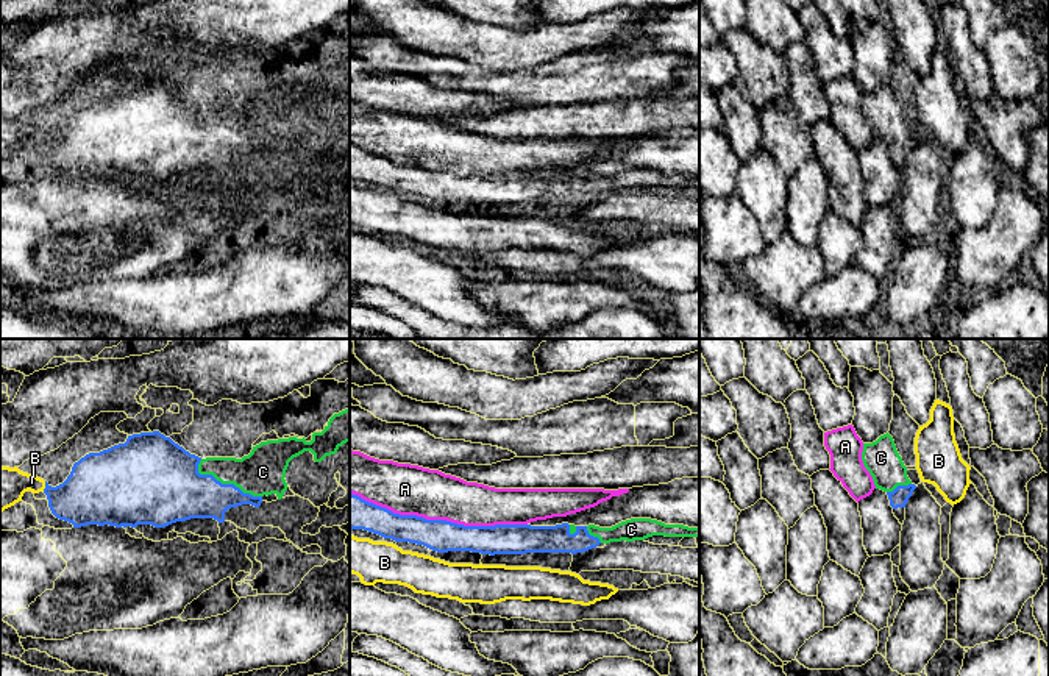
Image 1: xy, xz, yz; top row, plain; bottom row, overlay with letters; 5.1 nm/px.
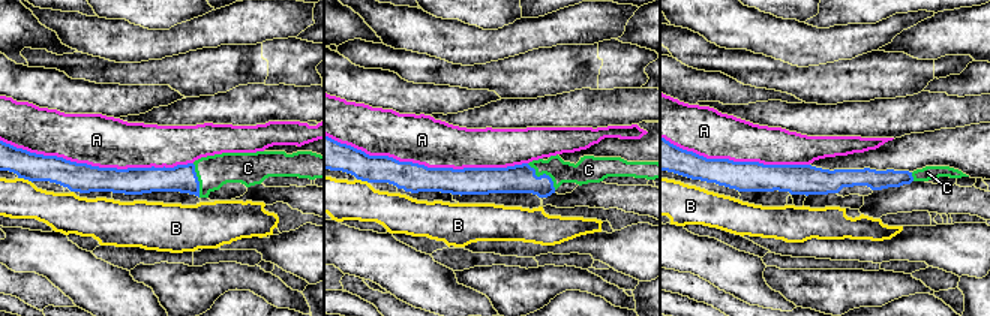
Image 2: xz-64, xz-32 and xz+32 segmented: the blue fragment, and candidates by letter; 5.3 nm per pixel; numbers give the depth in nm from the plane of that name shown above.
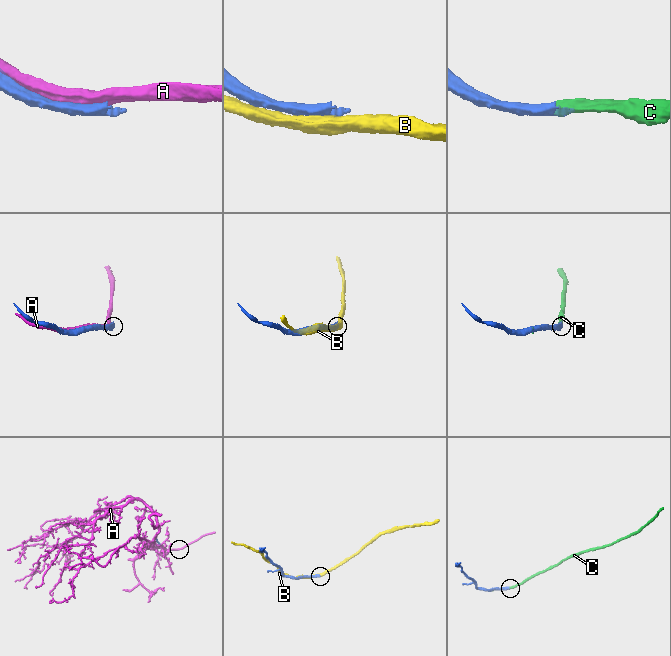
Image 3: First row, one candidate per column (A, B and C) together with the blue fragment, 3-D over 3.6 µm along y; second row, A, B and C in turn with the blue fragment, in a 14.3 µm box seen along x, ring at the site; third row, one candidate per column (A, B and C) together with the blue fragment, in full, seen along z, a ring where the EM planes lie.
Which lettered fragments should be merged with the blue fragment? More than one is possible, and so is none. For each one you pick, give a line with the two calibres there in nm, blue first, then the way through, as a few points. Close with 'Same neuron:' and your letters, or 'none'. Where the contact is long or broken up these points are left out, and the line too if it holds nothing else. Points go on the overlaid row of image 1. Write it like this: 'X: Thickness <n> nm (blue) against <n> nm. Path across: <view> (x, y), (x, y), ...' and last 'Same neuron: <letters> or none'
C: Thickness 300 nm (blue) against 240 nm
Same neuron: C

